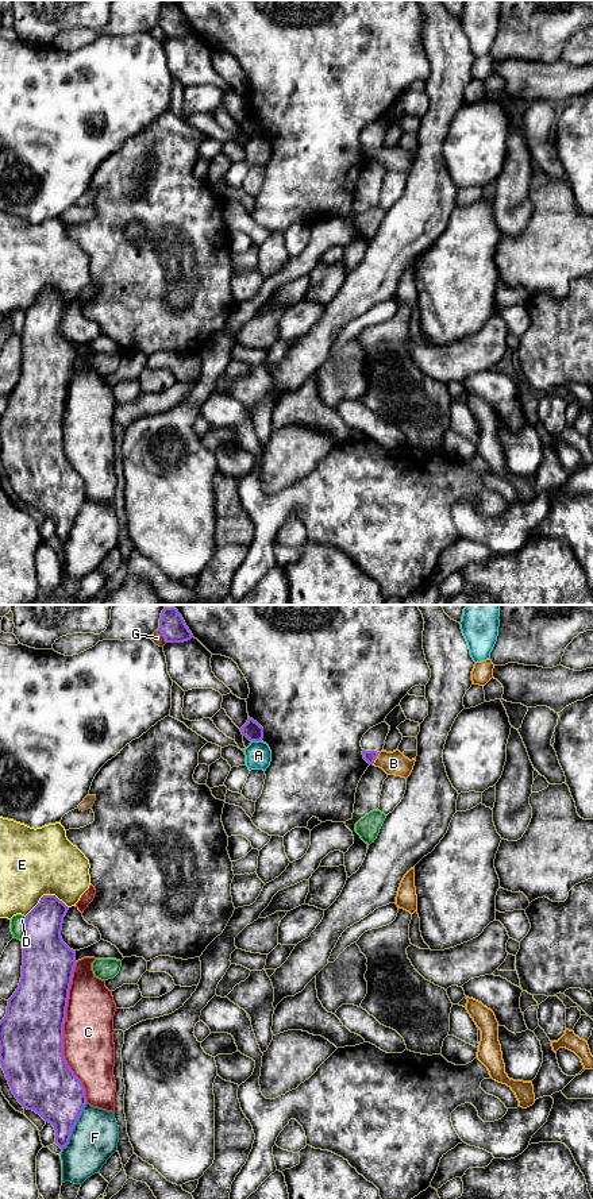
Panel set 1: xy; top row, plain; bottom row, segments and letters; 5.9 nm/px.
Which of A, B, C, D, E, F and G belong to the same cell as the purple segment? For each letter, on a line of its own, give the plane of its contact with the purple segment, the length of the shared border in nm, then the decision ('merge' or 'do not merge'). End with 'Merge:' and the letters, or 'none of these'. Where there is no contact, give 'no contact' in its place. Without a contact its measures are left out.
A: xy | 60 nm | do not merge
B: xy | 90 nm | do not merge
C: xy | 850 nm | do not merge
D: xy | 150 nm | do not merge
E: xy | 280 nm | do not merge
F: xy | 320 nm | do not merge
G: xy | 90 nm | do not merge
Merge: none of these

